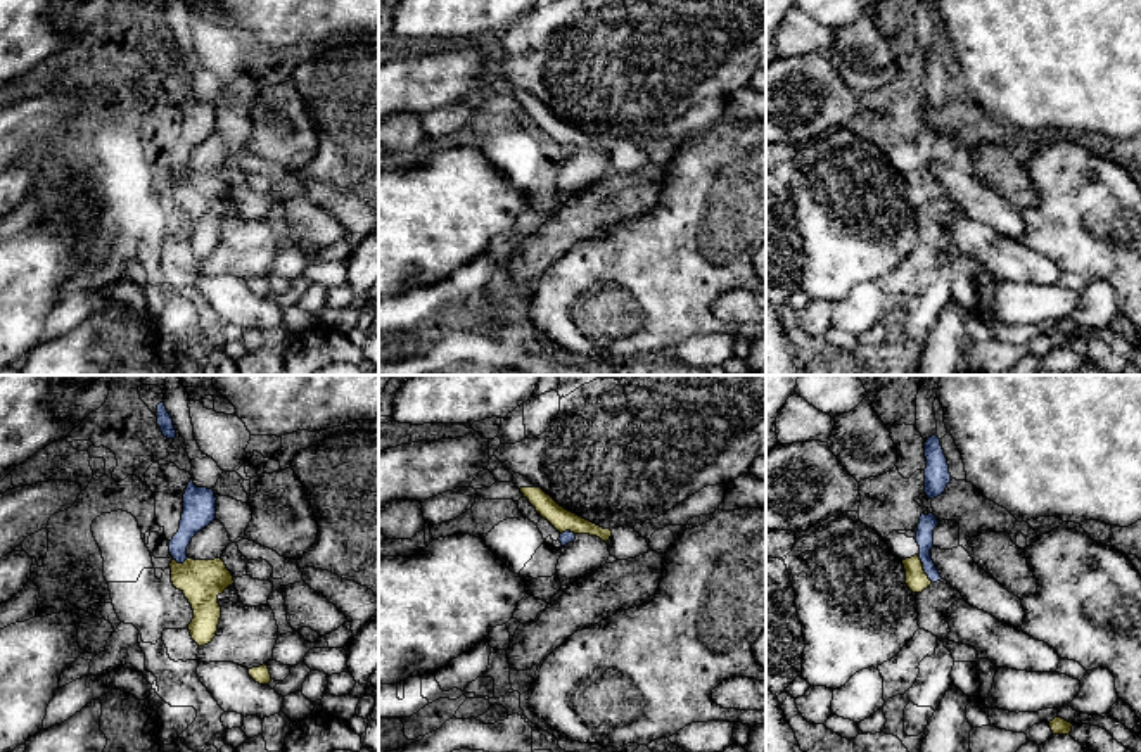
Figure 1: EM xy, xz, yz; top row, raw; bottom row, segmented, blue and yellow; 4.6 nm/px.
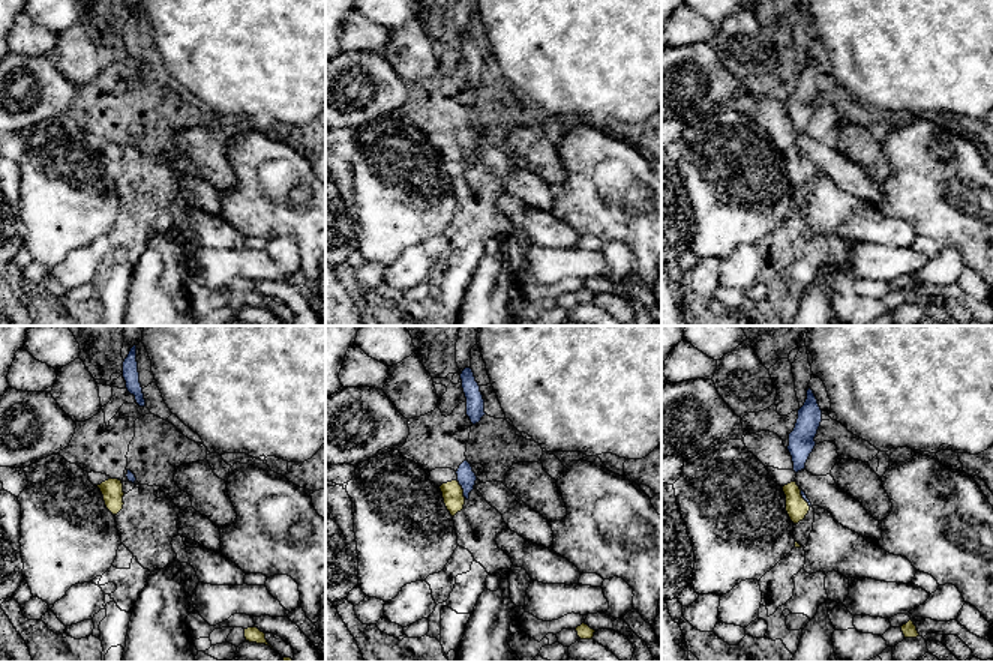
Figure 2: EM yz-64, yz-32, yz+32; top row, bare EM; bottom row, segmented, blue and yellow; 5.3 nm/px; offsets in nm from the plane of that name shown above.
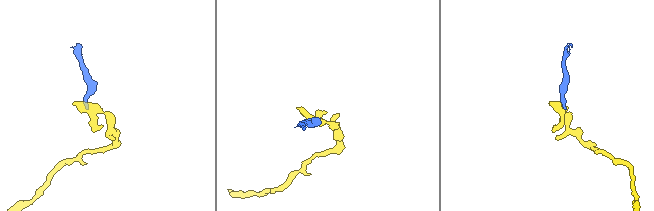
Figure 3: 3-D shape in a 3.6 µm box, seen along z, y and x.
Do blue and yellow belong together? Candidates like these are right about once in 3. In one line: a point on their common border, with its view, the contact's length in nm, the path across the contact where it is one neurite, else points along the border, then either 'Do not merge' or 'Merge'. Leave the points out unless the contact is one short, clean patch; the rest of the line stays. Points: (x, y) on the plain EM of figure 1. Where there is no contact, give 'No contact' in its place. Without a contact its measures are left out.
Touches blue at yz (924, 182). Shared border 150 nm. Path across: yz (927, 135), (924, 182), (917, 192). Merge

